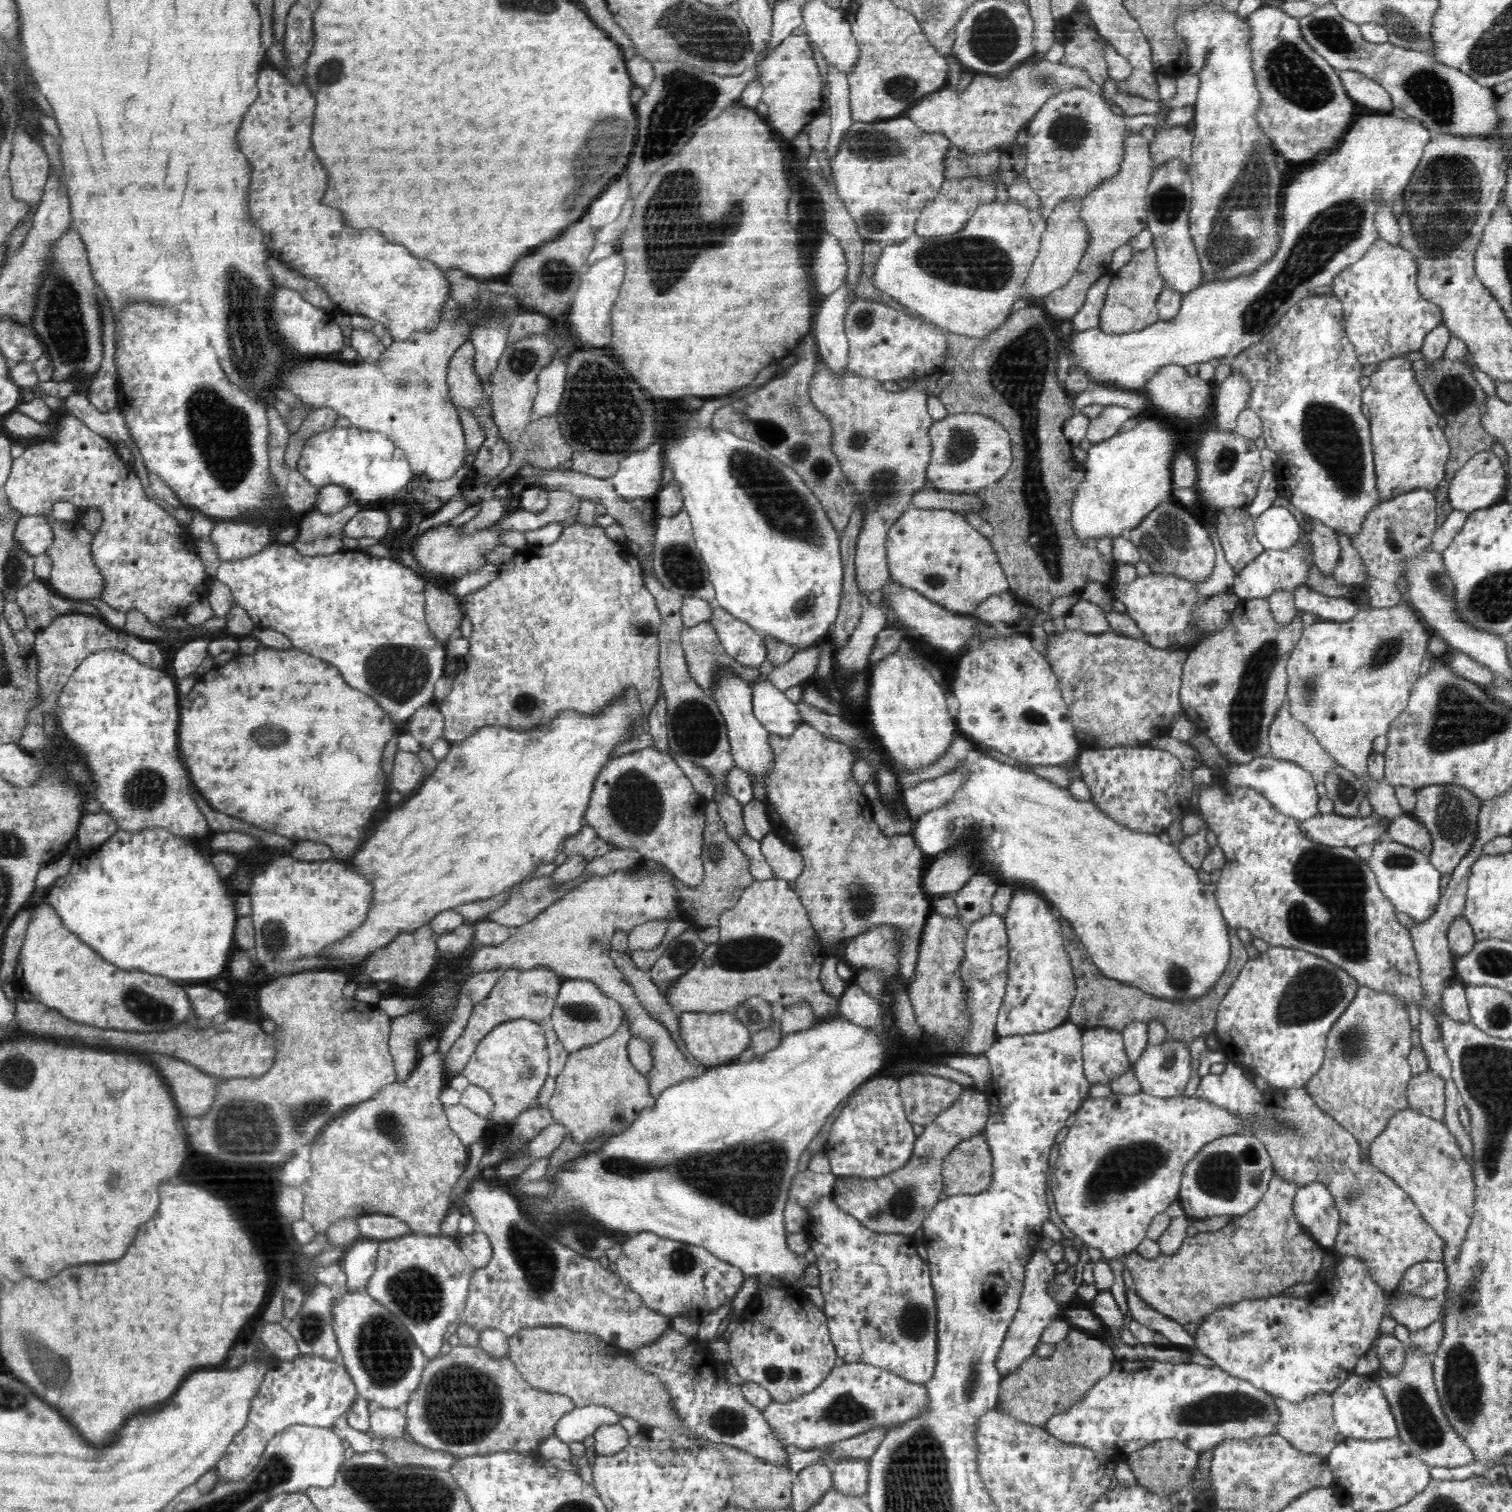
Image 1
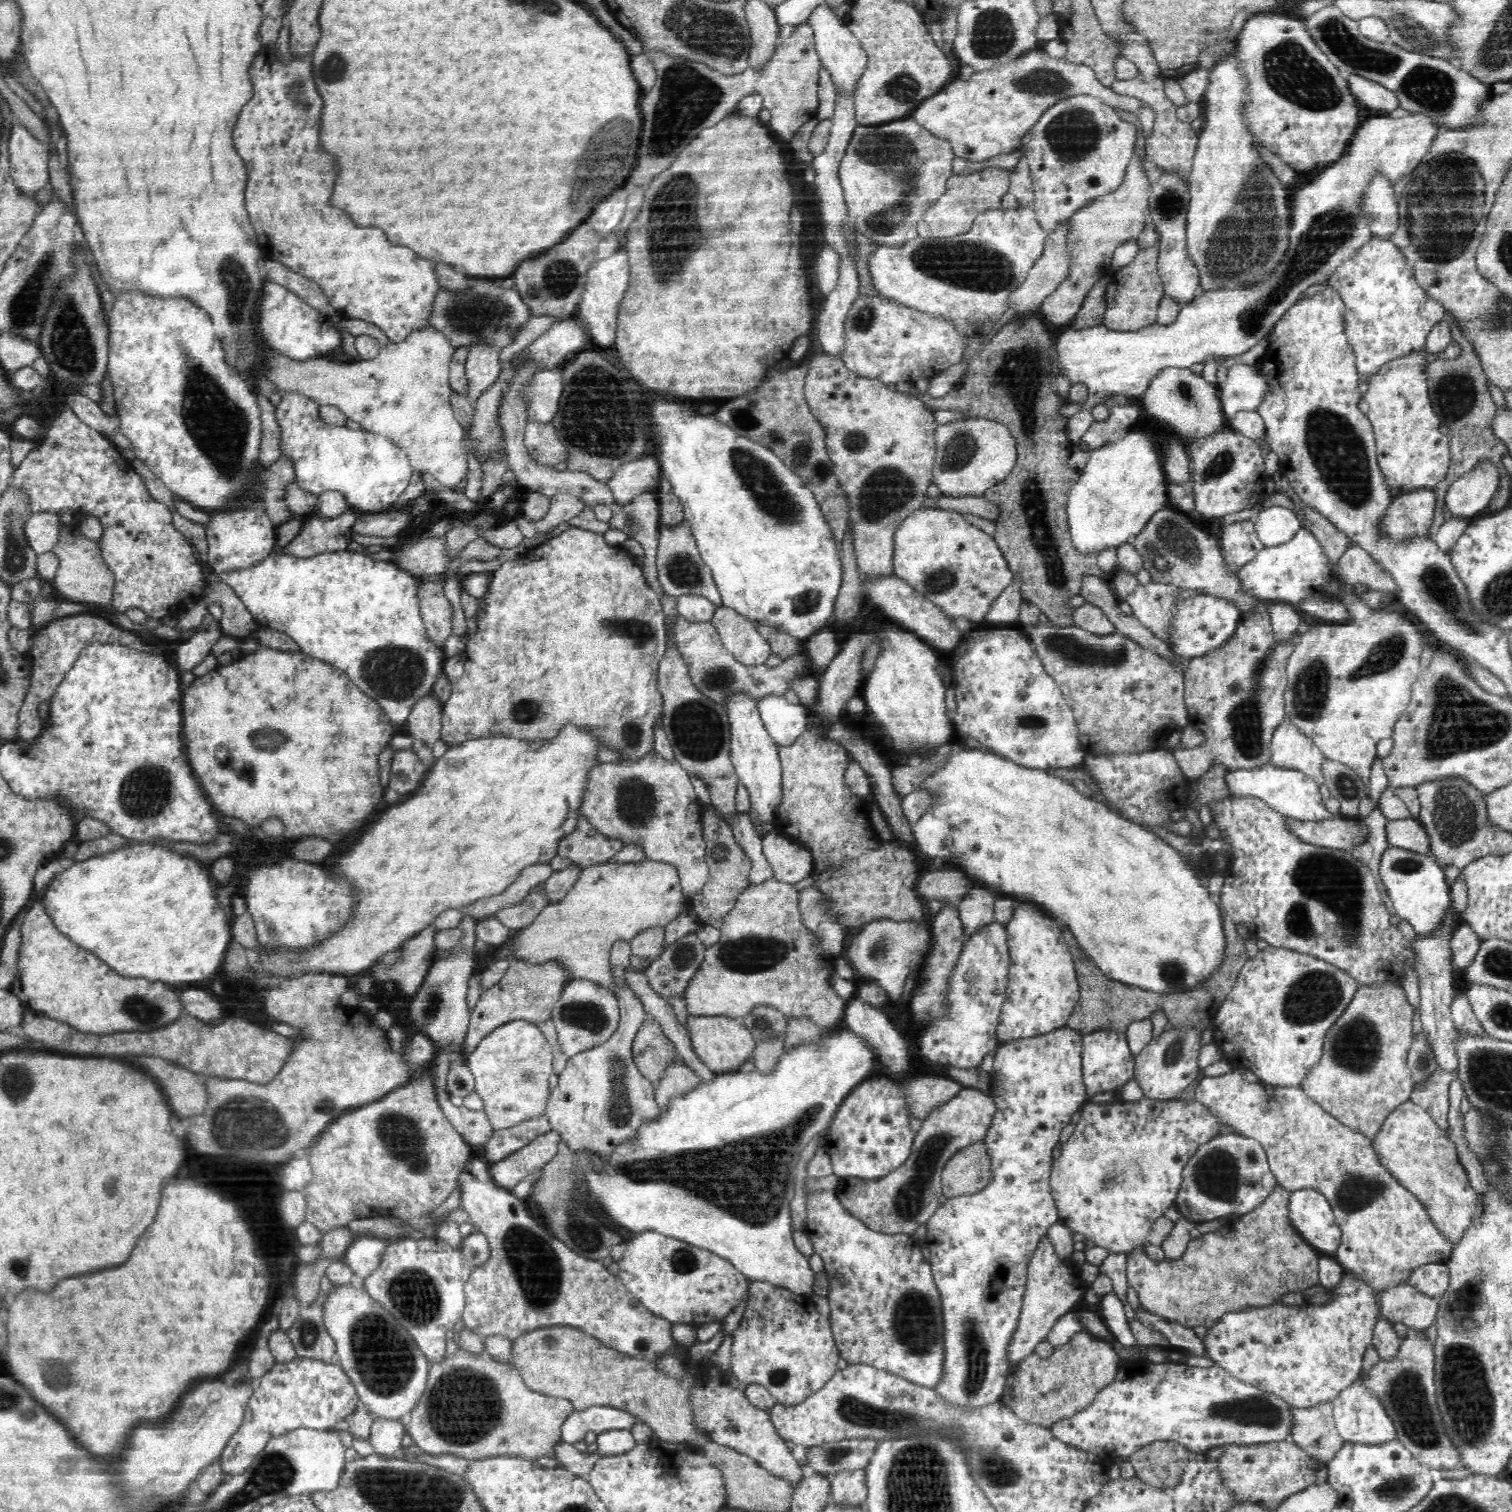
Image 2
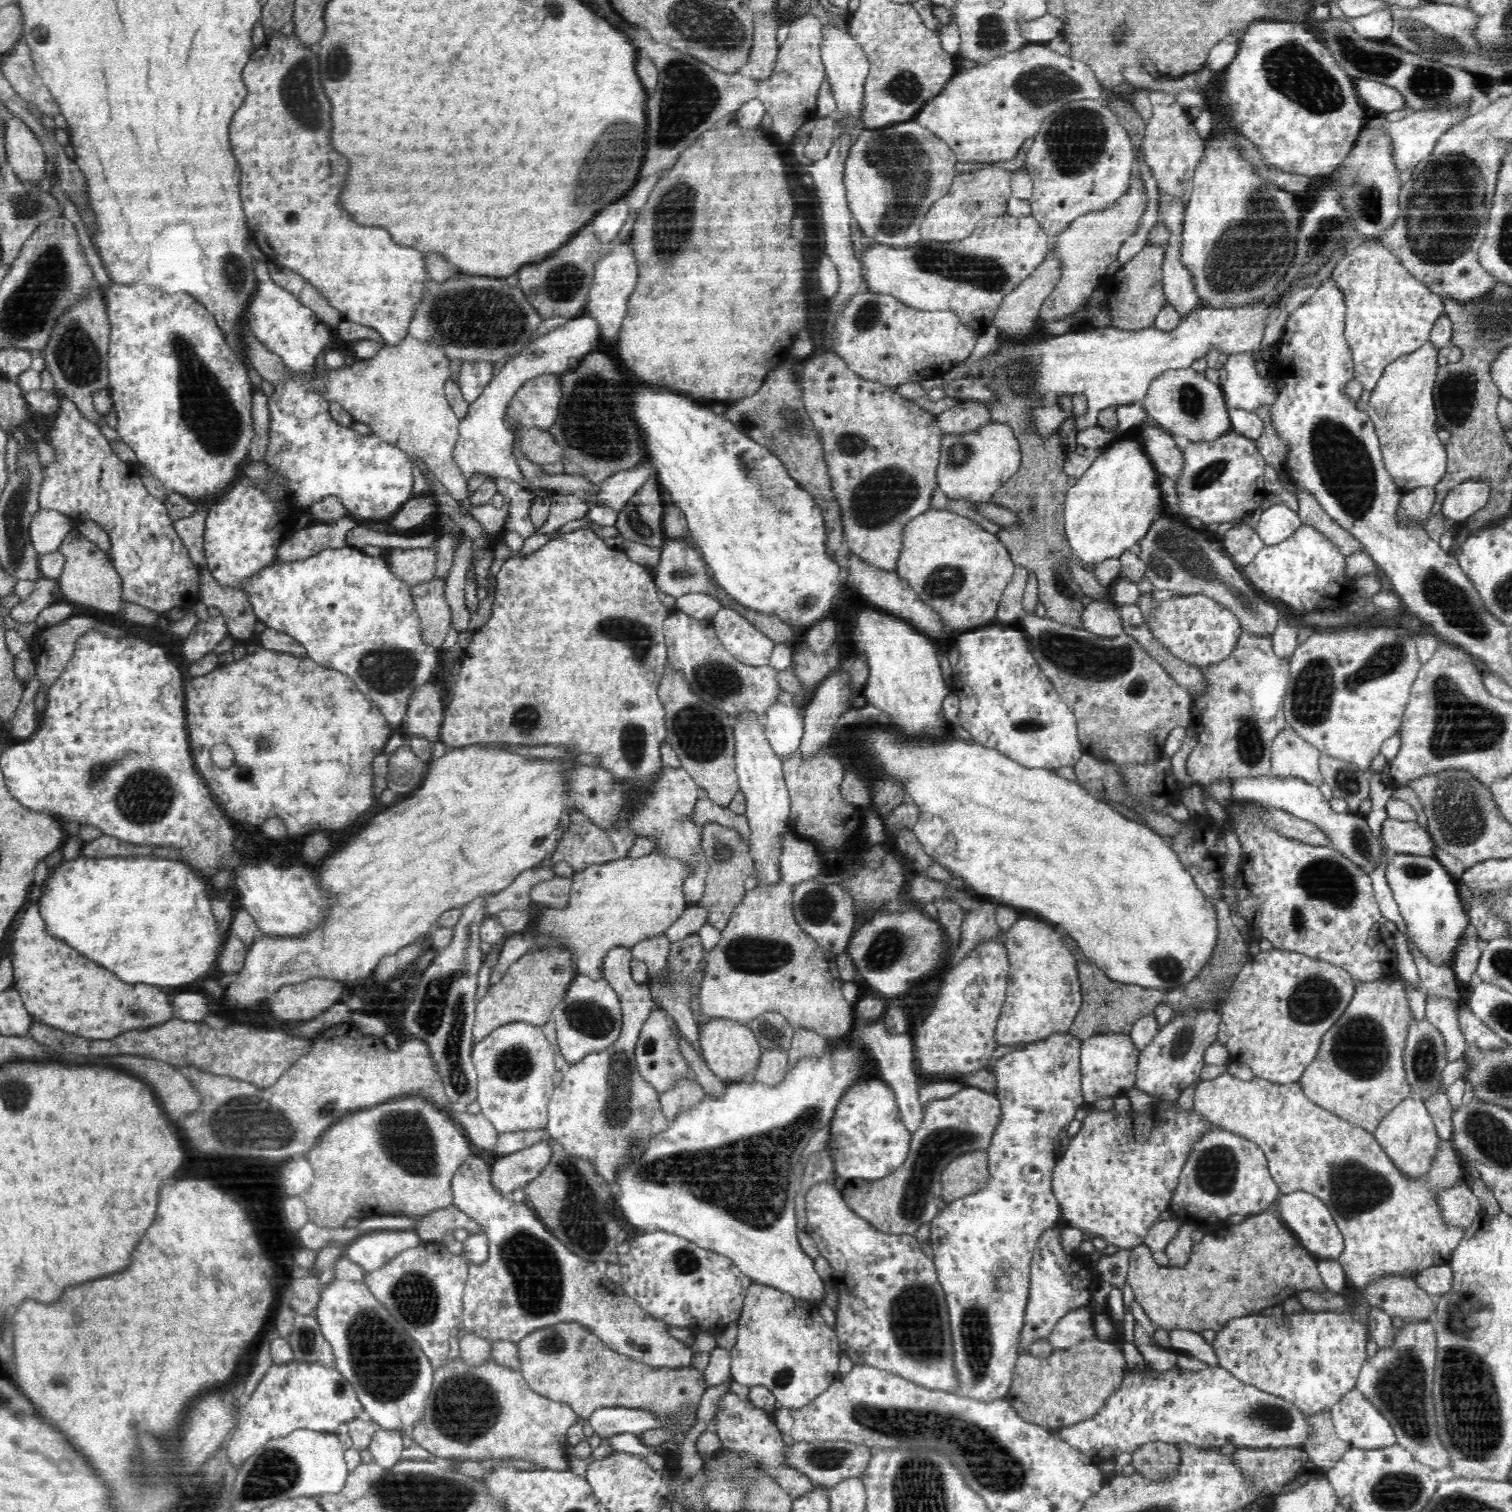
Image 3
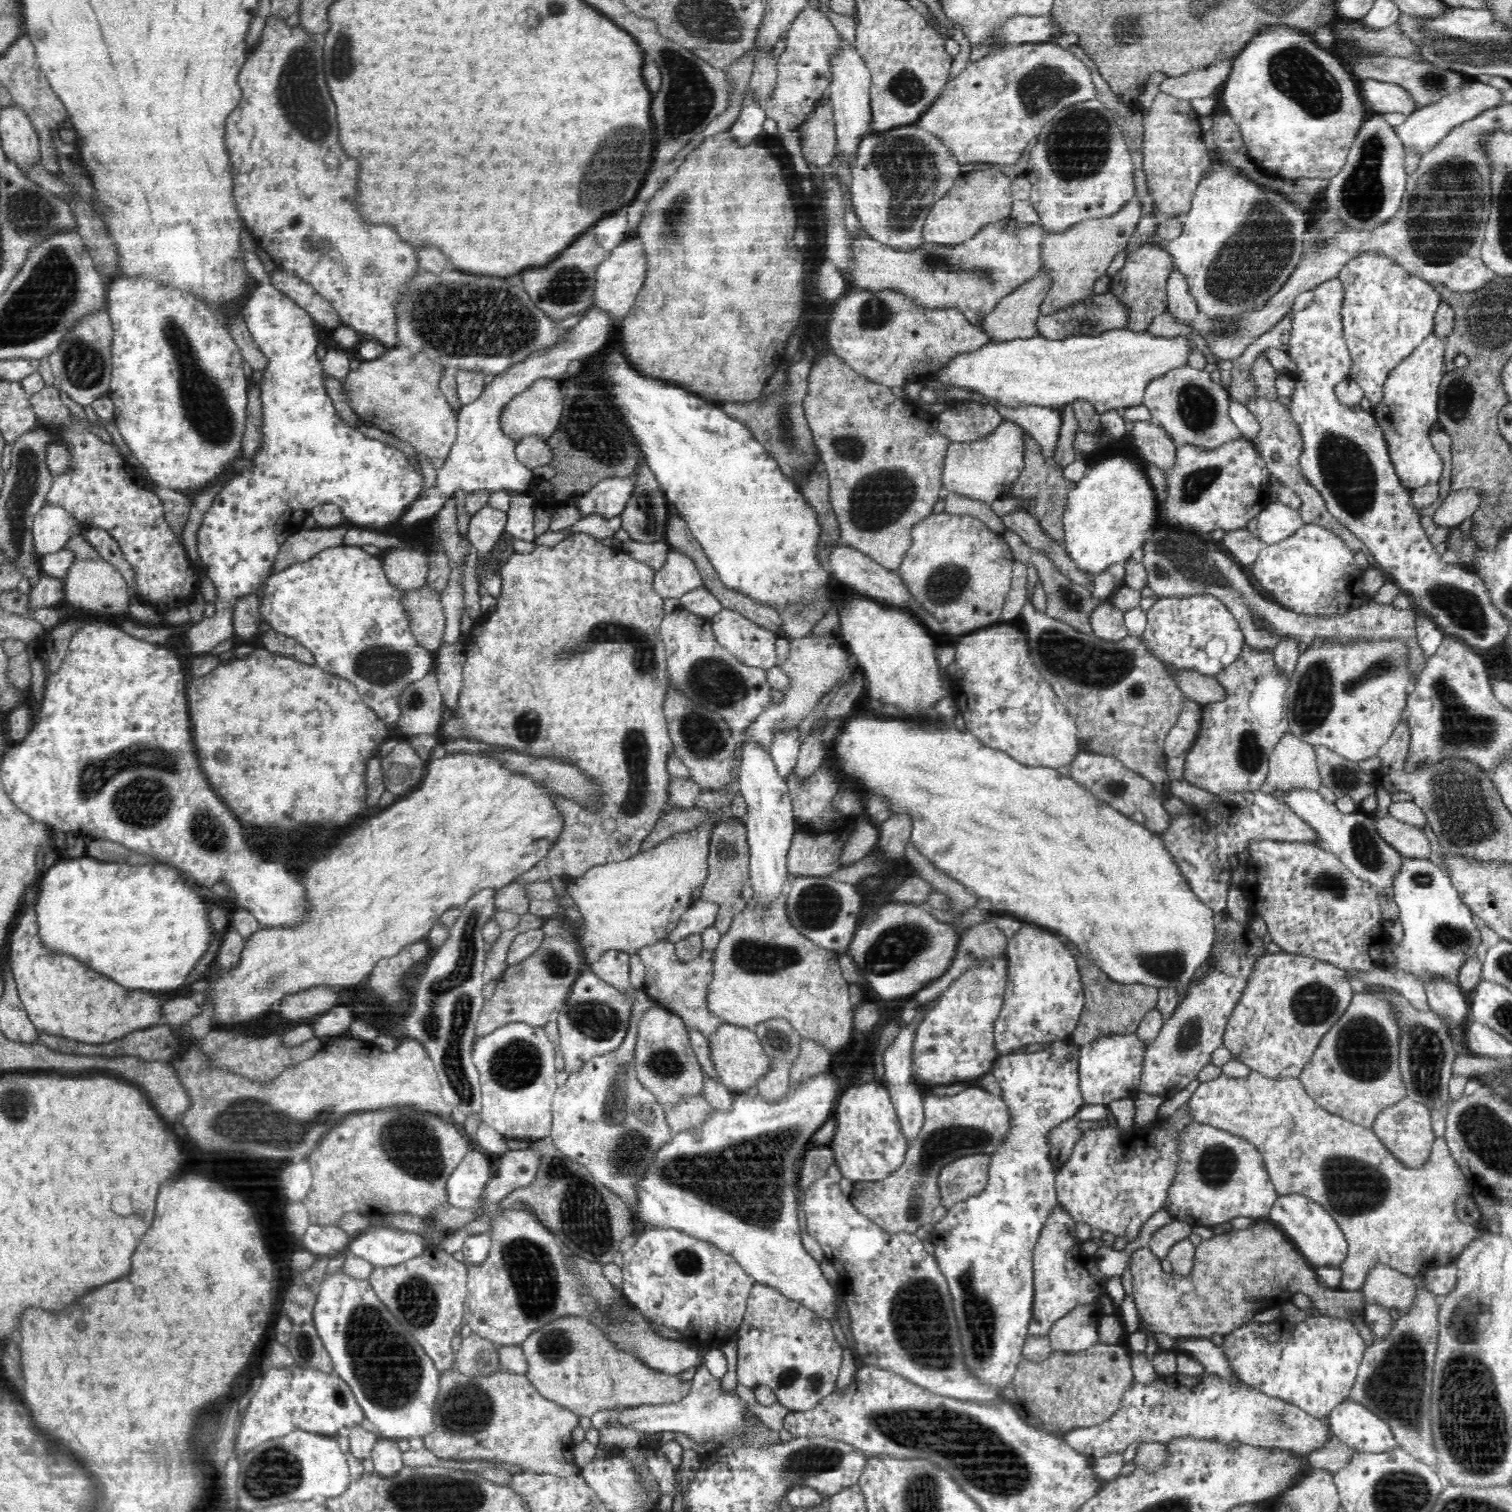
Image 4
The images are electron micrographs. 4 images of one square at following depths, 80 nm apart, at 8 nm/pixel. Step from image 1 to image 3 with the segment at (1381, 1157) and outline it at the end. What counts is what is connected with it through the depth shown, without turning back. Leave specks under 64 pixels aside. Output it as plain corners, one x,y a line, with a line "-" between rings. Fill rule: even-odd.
1412,1097
1400,1102
1390,1113
1385,1114
1374,1135
1376,1142
1391,1157
1394,1167
1412,1181
1420,1181
1427,1177
1436,1156
1438,1144
1442,1141
1426,1106
1422,1101
-
1463,1179
1456,1180
1452,1187
1439,1190
1436,1200
1442,1220
1448,1227
1467,1229
1484,1213
1480,1199

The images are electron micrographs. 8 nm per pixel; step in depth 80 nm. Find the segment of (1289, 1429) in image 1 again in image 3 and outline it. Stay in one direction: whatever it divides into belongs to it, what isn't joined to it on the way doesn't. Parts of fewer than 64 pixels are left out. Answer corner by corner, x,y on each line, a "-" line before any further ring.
1329,1410
1318,1415
1307,1415
1307,1422
1311,1426
1311,1433
1303,1450
1316,1467
1326,1471
1334,1468
1351,1446
1344,1444
1336,1434

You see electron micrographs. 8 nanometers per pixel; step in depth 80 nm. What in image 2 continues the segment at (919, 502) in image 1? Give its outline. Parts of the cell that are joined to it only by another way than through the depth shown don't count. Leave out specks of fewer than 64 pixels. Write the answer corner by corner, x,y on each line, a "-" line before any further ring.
943,495
942,498
927,498
924,503
924,509
943,509
958,512
960,515
975,516
986,520
998,520
1000,509
998,505
989,502
986,498
980,496
964,496
957,499
956,497

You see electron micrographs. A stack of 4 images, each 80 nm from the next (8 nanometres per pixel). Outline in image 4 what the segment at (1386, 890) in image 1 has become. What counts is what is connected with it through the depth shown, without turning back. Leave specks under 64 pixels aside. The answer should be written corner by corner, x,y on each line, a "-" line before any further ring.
1405,858
1400,874
1394,880
1395,899
1404,938
1396,946
1388,946
1381,953
1382,965
1396,966
1408,974
1444,976
1446,980
1459,980
1458,972
1471,956
1476,956
1480,944
1480,931
1474,914
1460,898
1460,893
1434,862
1421,858

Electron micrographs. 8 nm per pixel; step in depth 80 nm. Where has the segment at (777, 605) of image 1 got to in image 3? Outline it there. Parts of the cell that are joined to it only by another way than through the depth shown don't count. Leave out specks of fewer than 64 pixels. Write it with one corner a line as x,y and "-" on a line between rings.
636,388
634,418
646,434
660,486
685,515
689,533
713,573
714,581
736,604
772,614
795,630
807,631
832,615
843,585
840,565
827,556
826,527
814,498
794,481
782,461
766,447
740,431
722,413
700,408
670,390

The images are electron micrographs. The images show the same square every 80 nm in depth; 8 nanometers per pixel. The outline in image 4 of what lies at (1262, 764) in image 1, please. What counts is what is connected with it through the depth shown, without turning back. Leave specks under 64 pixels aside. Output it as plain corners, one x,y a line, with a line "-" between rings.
1266,786
1260,789
1272,796
1278,797
1284,804
1287,804
1301,819
1304,819
1308,826
1312,827
1318,835
1319,840
1330,844
1330,850
1334,850
1336,858
1356,875
1361,882
1374,886
1380,892
1392,890
1394,880
1402,870
1402,853
1384,840
1376,830
1374,820
1368,814
1352,814
1340,812
1336,805
1327,802
1318,793
1318,789
1290,789
1282,791
1269,789

